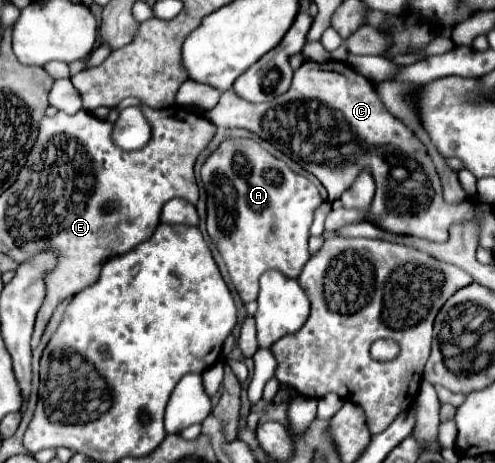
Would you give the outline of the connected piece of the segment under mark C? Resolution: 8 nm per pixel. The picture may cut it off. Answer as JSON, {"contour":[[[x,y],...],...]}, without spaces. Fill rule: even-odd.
{"contour":[[[304,62],[294,72],[290,90],[264,104],[252,104],[232,90],[222,92],[218,106],[206,118],[216,126],[246,128],[262,140],[276,144],[276,148],[324,184],[328,198],[340,198],[360,170],[370,170],[376,180],[370,216],[380,228],[398,228],[402,234],[426,240],[448,240],[448,228],[470,216],[468,204],[448,204],[442,198],[442,184],[426,146],[402,120],[388,112],[374,84],[344,62]],[[398,164],[408,164],[404,180],[392,176],[392,166]],[[394,206],[424,208],[416,214],[396,214]]]}

